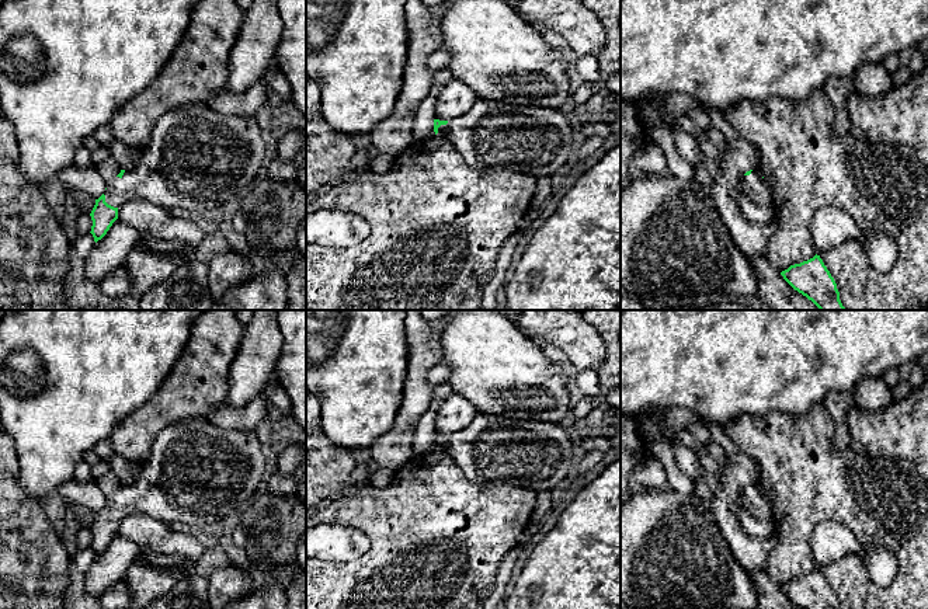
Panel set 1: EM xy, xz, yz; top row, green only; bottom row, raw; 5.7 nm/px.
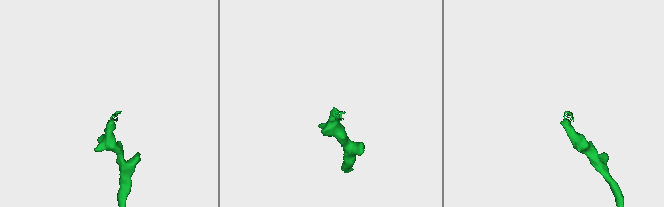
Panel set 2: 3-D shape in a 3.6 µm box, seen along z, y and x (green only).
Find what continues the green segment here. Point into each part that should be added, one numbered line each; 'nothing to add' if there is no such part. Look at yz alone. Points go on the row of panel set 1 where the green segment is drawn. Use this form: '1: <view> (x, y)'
1: yz (754, 187)

